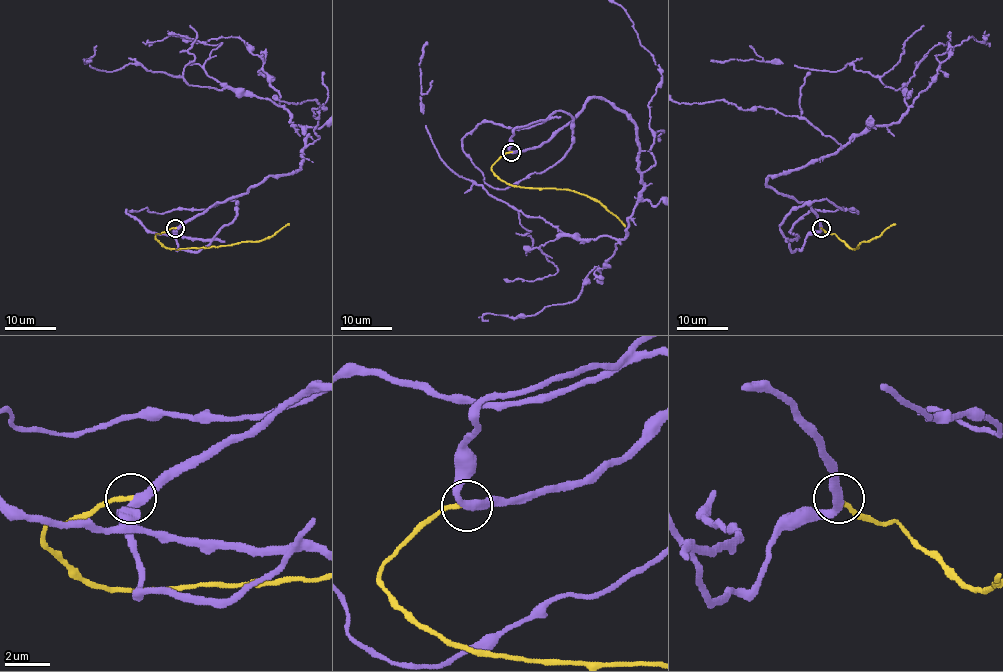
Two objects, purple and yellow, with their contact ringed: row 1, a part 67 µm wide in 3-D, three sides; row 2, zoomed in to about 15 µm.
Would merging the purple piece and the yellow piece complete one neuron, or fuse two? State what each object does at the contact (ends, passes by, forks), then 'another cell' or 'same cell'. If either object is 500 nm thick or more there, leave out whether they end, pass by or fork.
purple passes by; yellow ends; same cell

